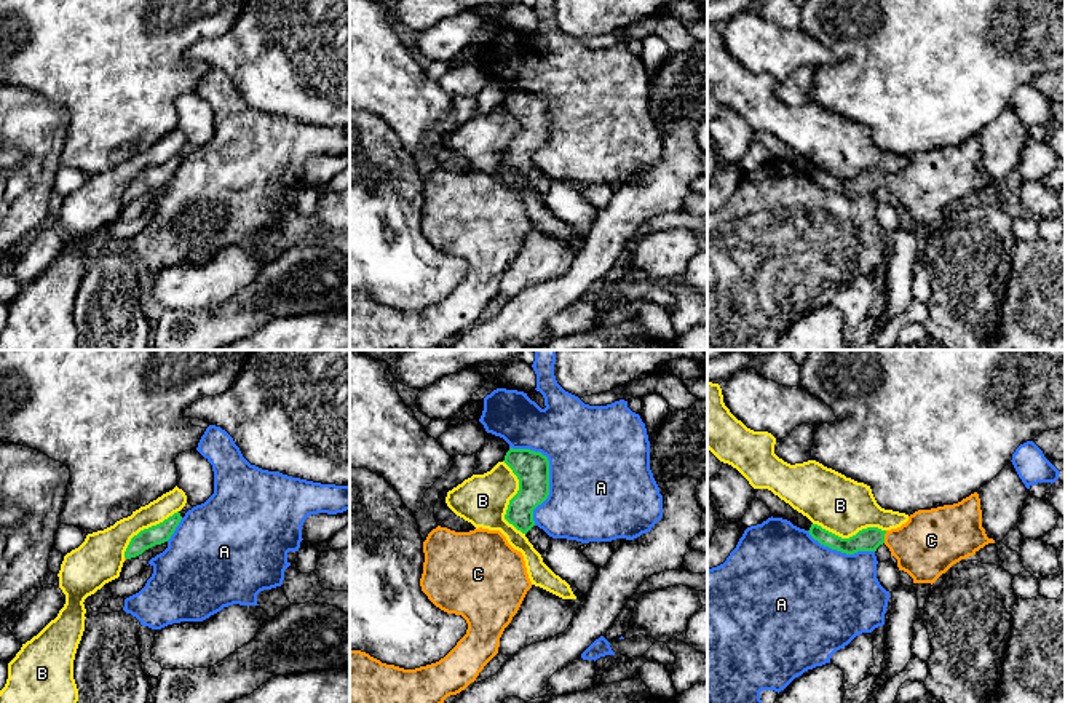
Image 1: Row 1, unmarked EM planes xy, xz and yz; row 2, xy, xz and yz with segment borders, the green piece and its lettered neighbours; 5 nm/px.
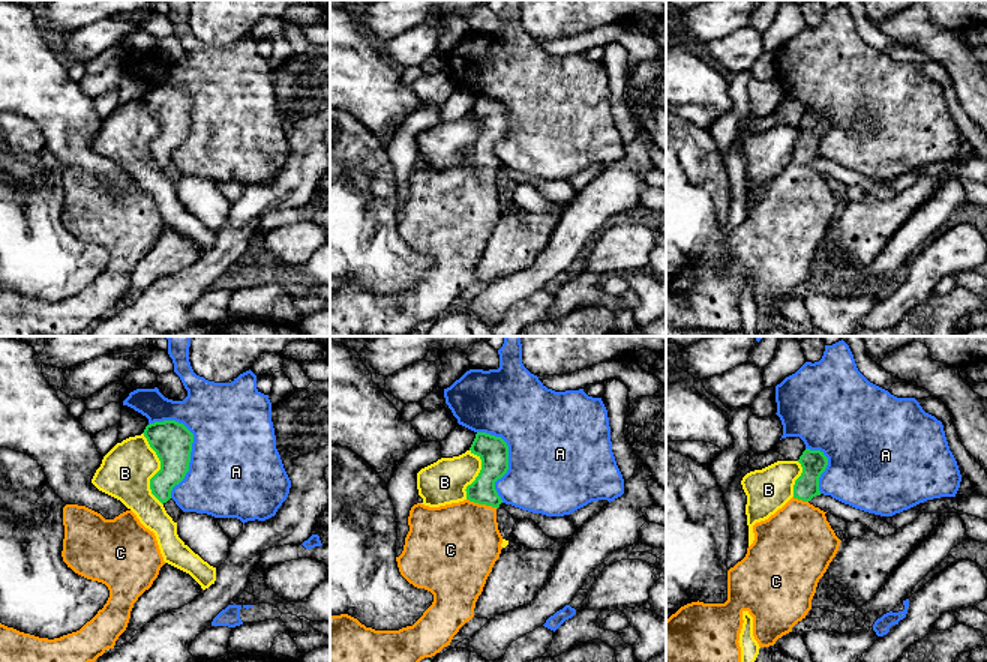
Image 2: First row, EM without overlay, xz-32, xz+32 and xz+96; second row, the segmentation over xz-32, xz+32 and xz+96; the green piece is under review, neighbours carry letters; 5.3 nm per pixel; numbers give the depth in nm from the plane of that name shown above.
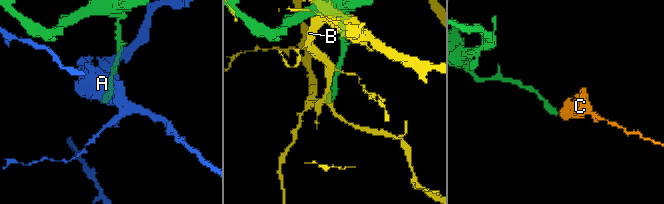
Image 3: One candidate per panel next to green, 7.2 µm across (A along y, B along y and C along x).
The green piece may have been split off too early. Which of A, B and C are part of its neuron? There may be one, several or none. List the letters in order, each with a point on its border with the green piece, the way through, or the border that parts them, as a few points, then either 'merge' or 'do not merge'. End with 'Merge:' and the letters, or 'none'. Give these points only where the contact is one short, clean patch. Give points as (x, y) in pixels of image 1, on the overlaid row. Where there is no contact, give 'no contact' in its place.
A: meets green in xz at (548, 473); do not merge
B: meets green in xz at (511, 499); do not merge
C: meets green in yz at (883, 537); runs through yz (869, 539), (883, 537), (931, 540); merge
Merge: C

